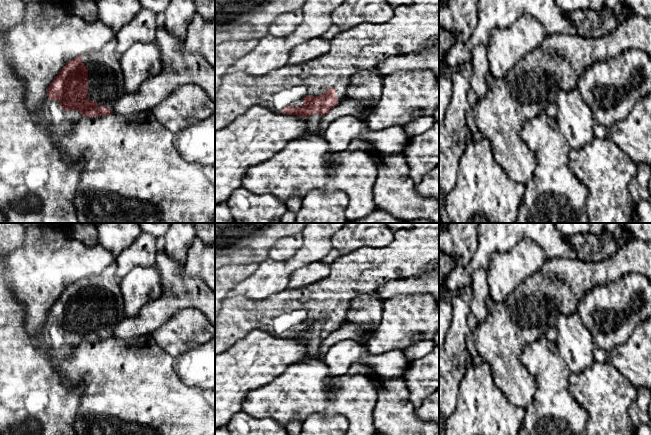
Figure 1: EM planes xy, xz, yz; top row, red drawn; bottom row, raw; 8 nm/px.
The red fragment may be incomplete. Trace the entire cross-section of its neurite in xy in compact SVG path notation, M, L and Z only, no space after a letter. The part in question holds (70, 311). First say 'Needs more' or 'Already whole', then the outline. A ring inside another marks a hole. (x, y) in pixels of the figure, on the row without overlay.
Needs more. M0 223L0 434L1 435L76 435L76 414L80 411L82 388L68 389L54 366L57 360L71 357L74 348L83 341L100 341L113 337L116 326L126 318L120 279L115 275L116 265L97 276L90 276L70 284L50 308L37 342L29 336L25 322L24 305L8 288L6 268L2 256L20 247L26 228L21 223Z

